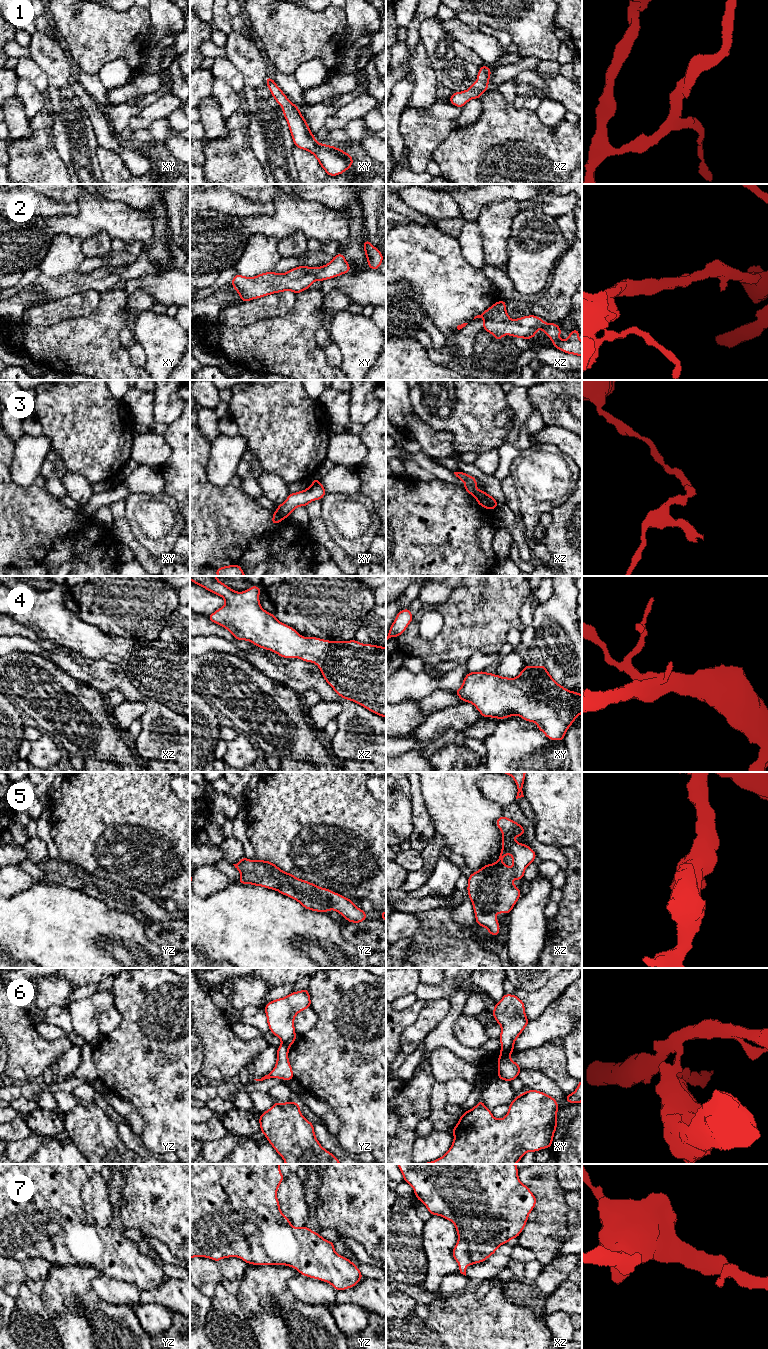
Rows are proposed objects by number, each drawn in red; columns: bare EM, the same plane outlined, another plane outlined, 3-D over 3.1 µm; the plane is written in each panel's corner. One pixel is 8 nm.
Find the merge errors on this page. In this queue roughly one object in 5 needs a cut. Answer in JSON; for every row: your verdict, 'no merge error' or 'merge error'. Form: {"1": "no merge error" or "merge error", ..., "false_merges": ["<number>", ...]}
{"1": "no merge error", "2": "no merge error", "3": "merge error", "4": "no merge error", "5": "no merge error", "6": "merge error", "7": "no merge error", "false_merges": ["3", "6"]}

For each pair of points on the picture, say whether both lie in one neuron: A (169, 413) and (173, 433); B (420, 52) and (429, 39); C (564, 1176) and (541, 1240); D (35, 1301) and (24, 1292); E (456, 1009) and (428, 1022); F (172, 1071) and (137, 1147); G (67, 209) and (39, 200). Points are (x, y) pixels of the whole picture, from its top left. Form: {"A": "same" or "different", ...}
{"A": "different", "B": "different", "C": "different", "D": "same", "E": "different", "F": "different", "G": "same"}

